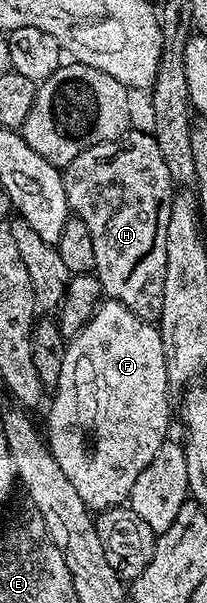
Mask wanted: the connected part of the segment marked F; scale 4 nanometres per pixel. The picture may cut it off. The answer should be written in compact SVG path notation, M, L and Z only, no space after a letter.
M107 299L99 305L95 313L85 323L85 327L81 332L70 338L68 345L71 346L62 350L61 379L55 390L53 390L55 402L52 403L51 414L47 417L45 439L57 465L65 473L65 478L69 479L69 482L76 488L78 495L80 495L88 509L91 511L114 509L122 506L130 498L133 483L137 483L137 475L141 475L141 471L145 471L145 467L149 467L153 455L157 455L157 451L169 437L167 428L171 425L171 417L173 421L173 401L171 405L170 391L172 392L172 390L169 388L167 379L167 360L163 350L163 340L158 328L152 322L145 321L133 311L129 311L120 301Z

